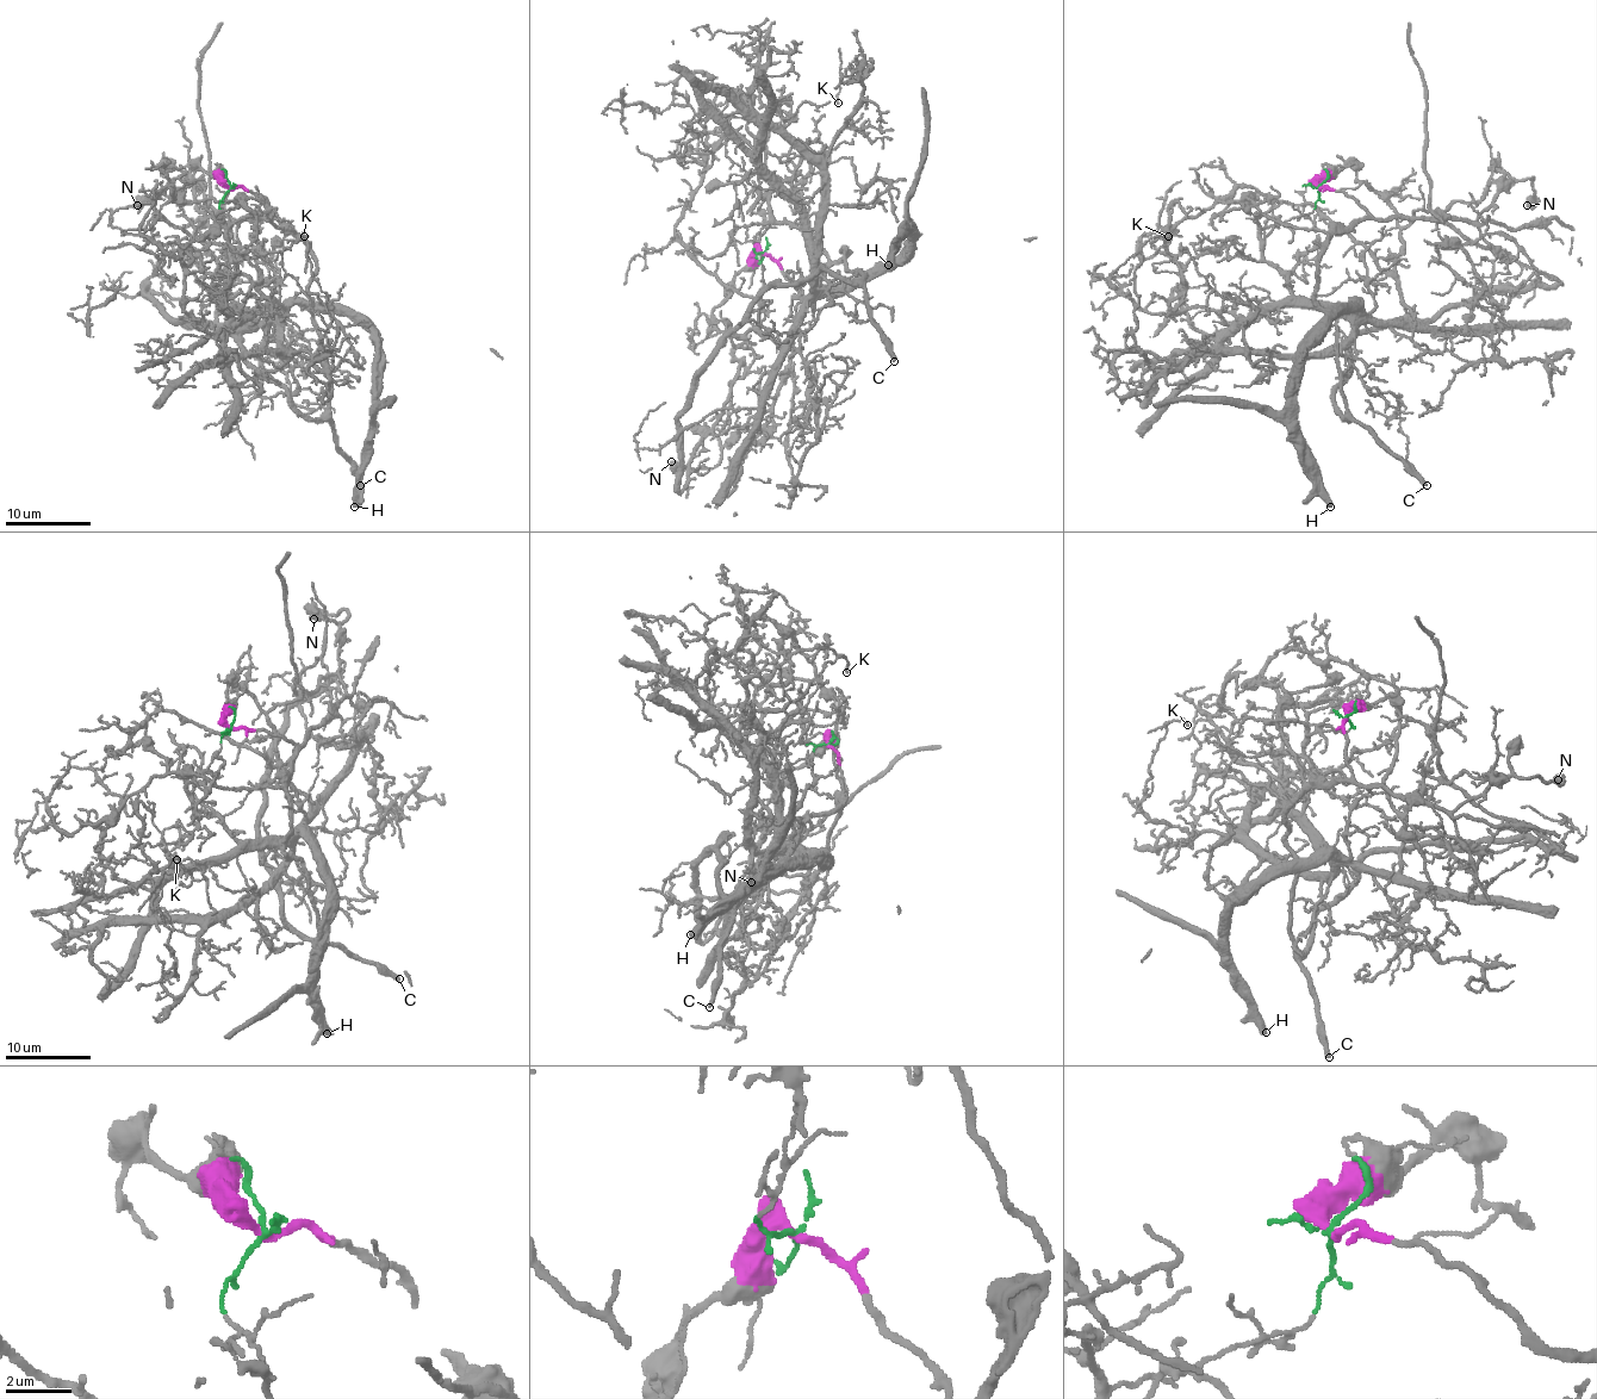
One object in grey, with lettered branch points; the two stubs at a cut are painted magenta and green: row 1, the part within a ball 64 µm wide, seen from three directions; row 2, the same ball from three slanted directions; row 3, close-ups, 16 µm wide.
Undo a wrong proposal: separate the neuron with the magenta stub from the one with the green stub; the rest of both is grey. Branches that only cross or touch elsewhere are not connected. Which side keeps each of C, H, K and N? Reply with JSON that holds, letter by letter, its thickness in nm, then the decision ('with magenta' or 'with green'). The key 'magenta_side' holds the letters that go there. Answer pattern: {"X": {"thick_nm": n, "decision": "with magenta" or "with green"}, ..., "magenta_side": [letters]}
{"C": {"thick_nm": 320, "decision": "with magenta"}, "H": {"thick_nm": 550, "decision": "with green"}, "K": {"thick_nm": 180, "decision": "with green"}, "N": {"thick_nm": 600, "decision": "with magenta"}, "magenta_side": ["C", "N"]}

